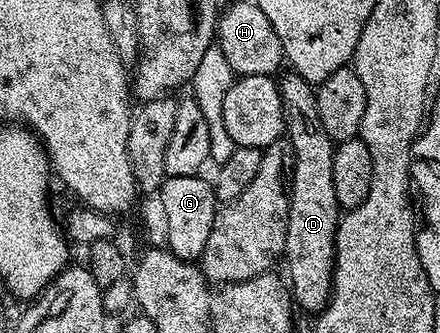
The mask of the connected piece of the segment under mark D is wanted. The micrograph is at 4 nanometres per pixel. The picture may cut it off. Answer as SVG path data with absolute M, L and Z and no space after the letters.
M286 71L278 81L278 90L286 116L285 136L294 152L294 167L288 178L290 206L284 254L285 276L295 304L301 310L307 309L310 315L317 315L326 308L334 294L334 245L340 220L336 187L332 183L332 155L336 143L328 131L324 131L318 94L311 82L305 81L298 73Z

